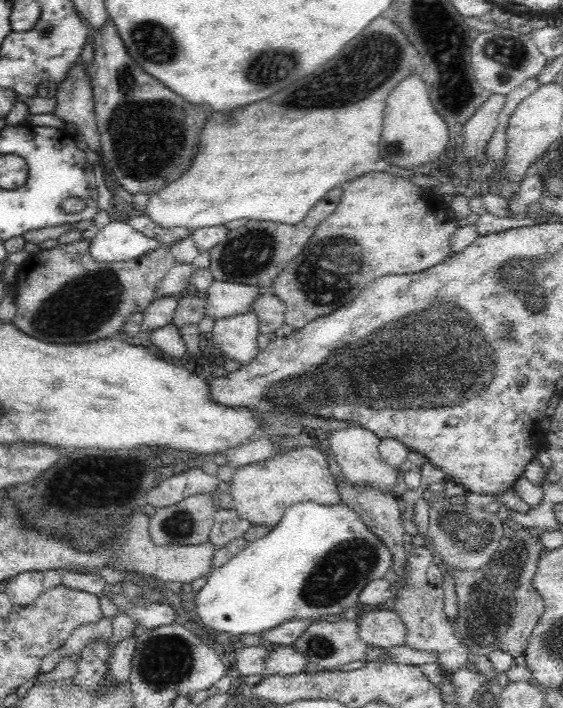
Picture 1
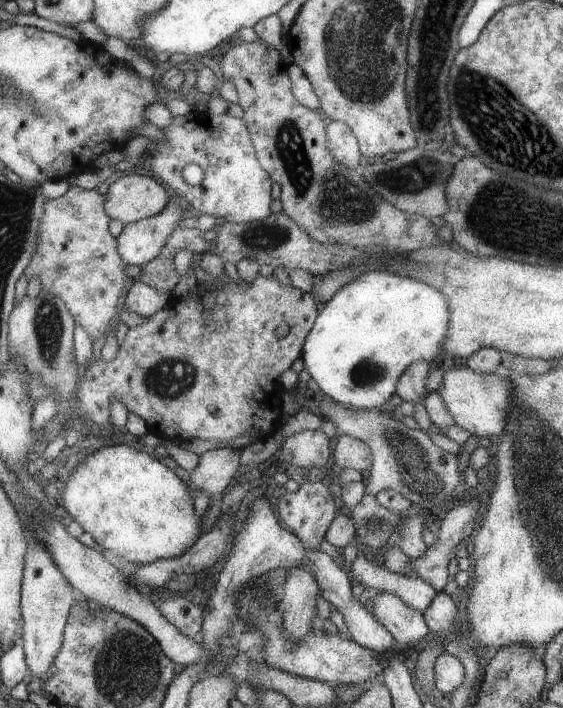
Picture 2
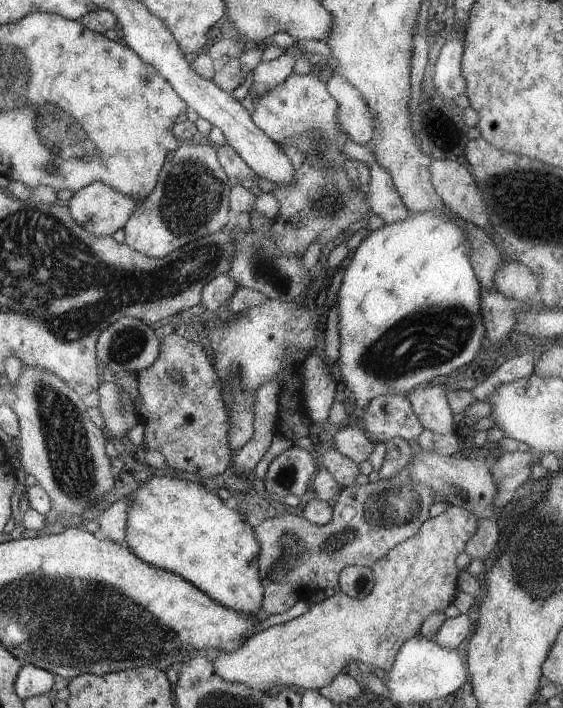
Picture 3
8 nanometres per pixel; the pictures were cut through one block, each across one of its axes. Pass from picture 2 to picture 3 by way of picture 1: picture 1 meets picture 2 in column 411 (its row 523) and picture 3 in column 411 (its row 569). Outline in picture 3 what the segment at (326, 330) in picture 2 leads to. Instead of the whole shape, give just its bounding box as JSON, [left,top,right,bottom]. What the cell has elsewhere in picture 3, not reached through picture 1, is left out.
[338,210,486,408]

